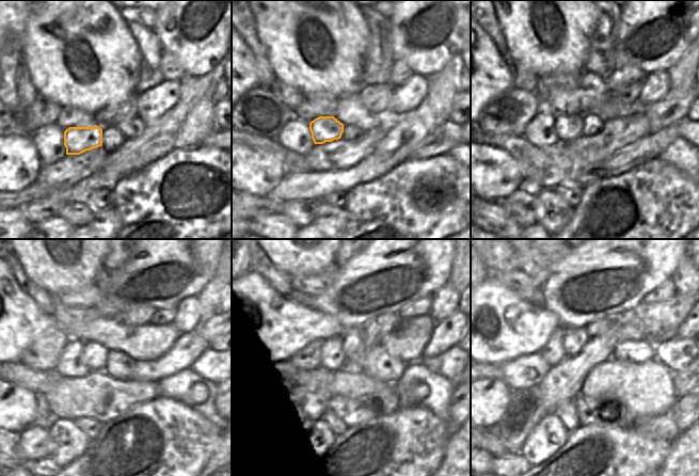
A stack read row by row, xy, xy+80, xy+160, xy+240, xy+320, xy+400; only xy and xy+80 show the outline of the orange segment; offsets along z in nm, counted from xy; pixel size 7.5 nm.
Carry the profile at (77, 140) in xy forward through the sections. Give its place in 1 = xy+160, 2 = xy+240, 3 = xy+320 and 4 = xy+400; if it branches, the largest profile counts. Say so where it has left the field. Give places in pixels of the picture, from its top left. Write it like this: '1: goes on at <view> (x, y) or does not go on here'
1: goes on at xy+160 (568, 127)
2: goes on at xy+240 (94, 355)
3: goes on at xy+320 (351, 338)
4: goes on at xy+400 (597, 328)

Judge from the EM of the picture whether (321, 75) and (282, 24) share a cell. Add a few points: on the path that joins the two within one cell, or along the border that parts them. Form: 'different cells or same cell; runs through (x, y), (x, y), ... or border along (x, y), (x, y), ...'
same cell; runs through (307, 66), (296, 48), (294, 37)

